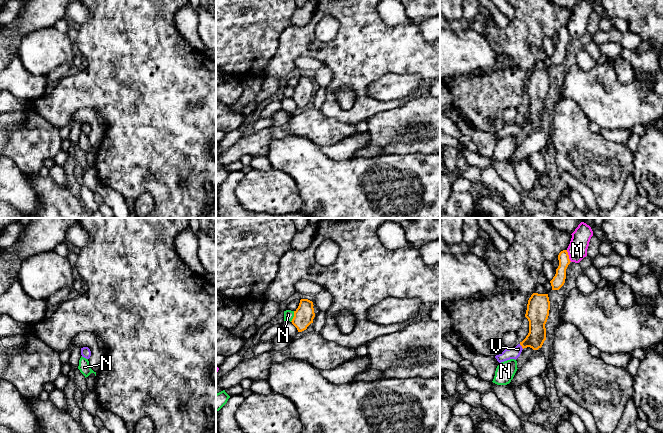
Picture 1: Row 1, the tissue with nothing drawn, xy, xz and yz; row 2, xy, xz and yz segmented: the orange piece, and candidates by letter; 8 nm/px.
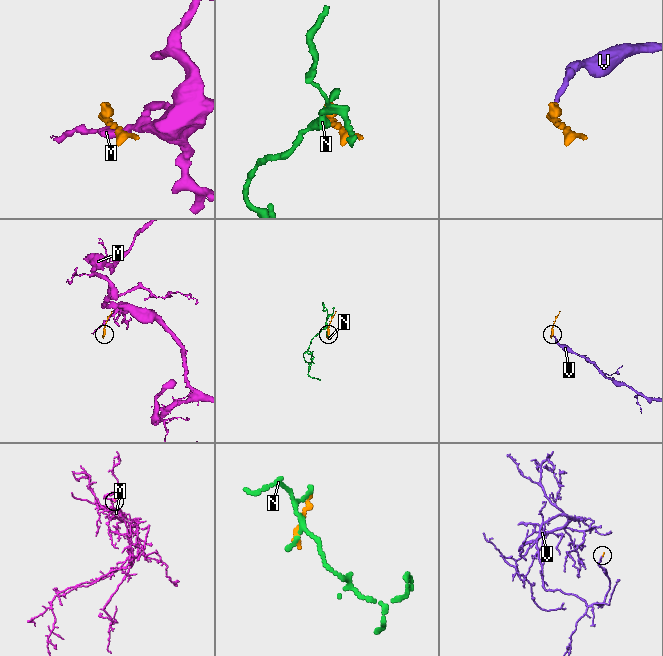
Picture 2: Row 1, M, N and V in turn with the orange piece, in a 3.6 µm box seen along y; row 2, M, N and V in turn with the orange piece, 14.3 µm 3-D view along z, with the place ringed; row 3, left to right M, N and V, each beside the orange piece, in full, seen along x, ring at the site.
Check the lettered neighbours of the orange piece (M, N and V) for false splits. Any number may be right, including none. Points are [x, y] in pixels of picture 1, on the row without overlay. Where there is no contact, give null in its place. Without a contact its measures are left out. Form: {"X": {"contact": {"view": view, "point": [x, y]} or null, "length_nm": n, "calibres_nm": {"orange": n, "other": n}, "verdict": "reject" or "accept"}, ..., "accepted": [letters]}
{"M": {"contact": {"view": "yz", "point": [568, 32]}, "length_nm": 100, "calibres_nm": {"orange": 100, "other": 160}, "verdict": "reject"}, "N": {"contact": {"view": "xz", "point": [294, 92]}, "length_nm": 90, "calibres_nm": {"orange": 160, "other": 80}, "verdict": "reject"}, "V": {"contact": {"view": "yz", "point": [521, 121]}, "length_nm": 50, "calibres_nm": {"orange": 150, "other": 100}, "verdict": "accept"}, "accepted": ["V"]}

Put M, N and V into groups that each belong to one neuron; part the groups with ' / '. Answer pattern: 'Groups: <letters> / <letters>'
Groups: M / N / V

